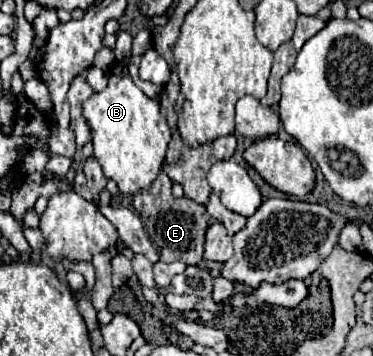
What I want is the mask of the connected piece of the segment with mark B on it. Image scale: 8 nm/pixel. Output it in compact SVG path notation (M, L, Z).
M116 64L110 74L108 88L92 94L84 102L84 116L88 120L94 144L94 156L100 162L104 176L118 184L124 194L146 190L160 172L166 146L170 142L170 128L156 100L150 100L130 78L126 64Z

